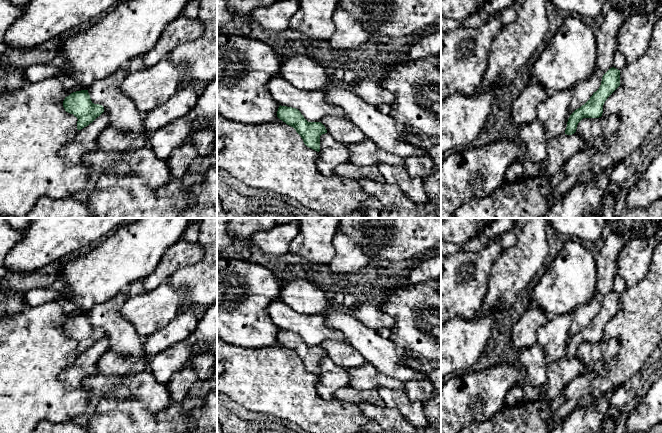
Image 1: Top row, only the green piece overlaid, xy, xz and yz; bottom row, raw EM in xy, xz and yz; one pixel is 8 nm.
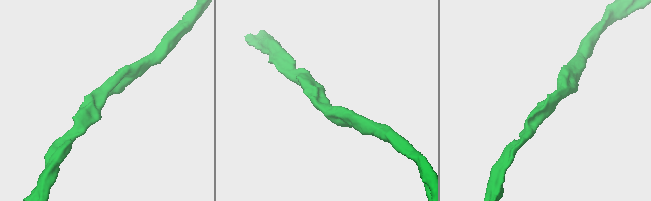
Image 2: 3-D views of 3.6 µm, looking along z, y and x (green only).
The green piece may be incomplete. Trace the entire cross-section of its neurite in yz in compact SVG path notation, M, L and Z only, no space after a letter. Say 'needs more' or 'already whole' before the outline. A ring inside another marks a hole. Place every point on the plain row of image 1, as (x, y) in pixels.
already whole; M612 291L602 301L599 313L590 323L576 333L569 341L565 358L576 356L578 347L583 342L599 342L603 337L603 329L607 322L620 310L620 294Z

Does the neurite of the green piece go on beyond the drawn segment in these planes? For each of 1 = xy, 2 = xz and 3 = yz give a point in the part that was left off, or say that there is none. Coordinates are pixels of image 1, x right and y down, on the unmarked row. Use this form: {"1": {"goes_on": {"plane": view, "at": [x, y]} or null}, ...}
{"1": {"goes_on": null}, "2": {"goes_on": null}, "3": {"goes_on": null}}

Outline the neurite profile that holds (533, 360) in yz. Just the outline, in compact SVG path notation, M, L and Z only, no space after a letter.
M537 343L520 351L519 368L526 370L524 383L530 386L542 386L547 381L547 364L544 349Z

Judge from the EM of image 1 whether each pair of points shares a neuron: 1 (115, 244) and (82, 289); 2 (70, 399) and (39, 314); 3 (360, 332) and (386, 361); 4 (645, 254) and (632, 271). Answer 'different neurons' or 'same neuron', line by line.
1: same neuron
2: same neuron
3: same neuron
4: same neuron

